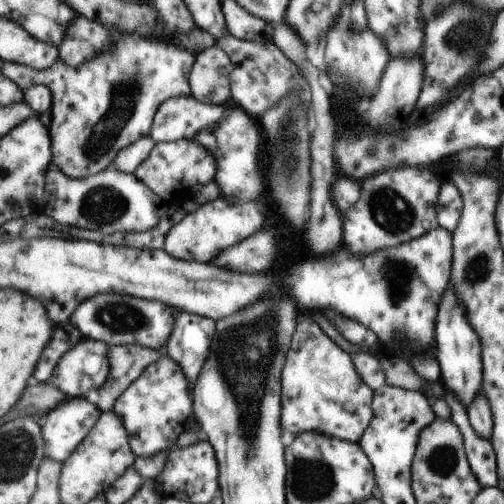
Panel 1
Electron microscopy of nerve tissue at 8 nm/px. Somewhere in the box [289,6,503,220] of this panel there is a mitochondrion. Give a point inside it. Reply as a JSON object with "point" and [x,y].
{"point":[466,36]}

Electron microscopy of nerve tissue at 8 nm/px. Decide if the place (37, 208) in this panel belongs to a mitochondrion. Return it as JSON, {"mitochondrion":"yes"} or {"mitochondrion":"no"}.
{"mitochondrion":"no"}

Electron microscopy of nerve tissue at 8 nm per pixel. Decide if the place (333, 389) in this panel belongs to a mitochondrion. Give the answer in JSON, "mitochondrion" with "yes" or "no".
{"mitochondrion":"no"}

